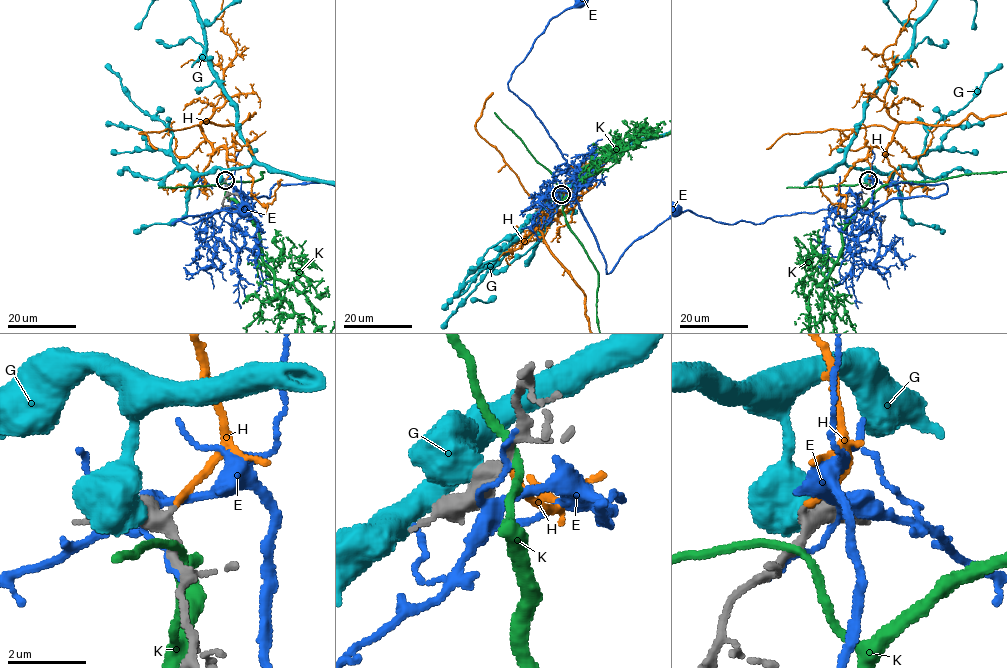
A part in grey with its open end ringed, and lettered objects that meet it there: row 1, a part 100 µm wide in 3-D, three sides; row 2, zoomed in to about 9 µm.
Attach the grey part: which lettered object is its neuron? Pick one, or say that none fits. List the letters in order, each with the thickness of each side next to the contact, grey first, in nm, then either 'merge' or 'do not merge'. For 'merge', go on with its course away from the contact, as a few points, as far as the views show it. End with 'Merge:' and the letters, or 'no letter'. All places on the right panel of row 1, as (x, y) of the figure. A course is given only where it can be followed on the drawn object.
E: calibres 500 and 300 nm; do not merge
G: calibres 480 and 700 nm; do not merge
H: calibres 360 and 170 nm; merge
K: calibres 220 and 190 nm; do not merge
Merge: H

